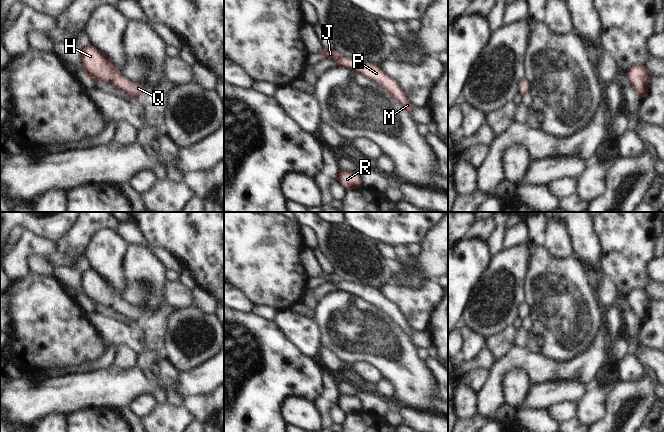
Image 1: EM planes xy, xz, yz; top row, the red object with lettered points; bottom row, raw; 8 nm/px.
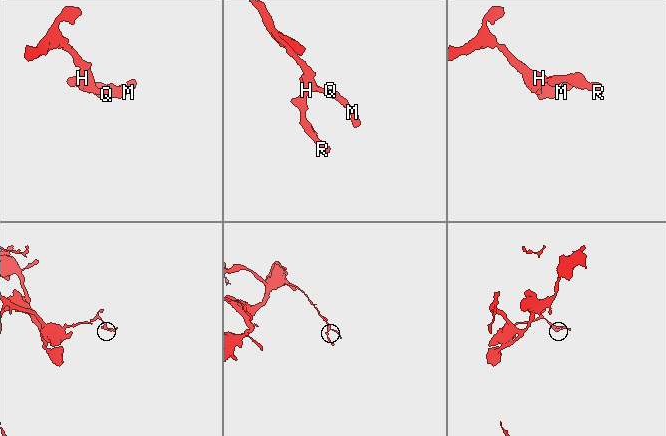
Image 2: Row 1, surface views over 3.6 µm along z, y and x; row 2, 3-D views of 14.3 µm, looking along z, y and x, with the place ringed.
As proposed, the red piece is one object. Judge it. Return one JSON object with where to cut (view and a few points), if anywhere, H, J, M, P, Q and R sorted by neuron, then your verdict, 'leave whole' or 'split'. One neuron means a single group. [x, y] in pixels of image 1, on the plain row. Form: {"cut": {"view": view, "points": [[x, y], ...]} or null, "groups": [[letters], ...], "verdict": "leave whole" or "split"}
{"cut": null, "groups": [["H", "J", "M", "P", "Q", "R"]], "verdict": "leave whole"}

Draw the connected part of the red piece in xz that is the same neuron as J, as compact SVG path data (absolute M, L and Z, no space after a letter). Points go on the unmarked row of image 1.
M325 270L318 282L333 283L336 288L342 292L354 293L364 302L368 302L378 309L382 310L392 321L409 336L412 341L412 328L409 326L403 314L400 312L395 303L384 298L378 288L362 285L359 283L350 284L349 282L335 277L330 270Z

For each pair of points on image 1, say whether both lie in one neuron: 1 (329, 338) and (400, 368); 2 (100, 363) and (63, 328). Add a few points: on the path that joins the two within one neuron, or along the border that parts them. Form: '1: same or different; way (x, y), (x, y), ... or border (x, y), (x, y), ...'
1: same; way (347, 338), (370, 338), (382, 350)
2: different; border (107, 346), (95, 360), (81, 362), (75, 367)

